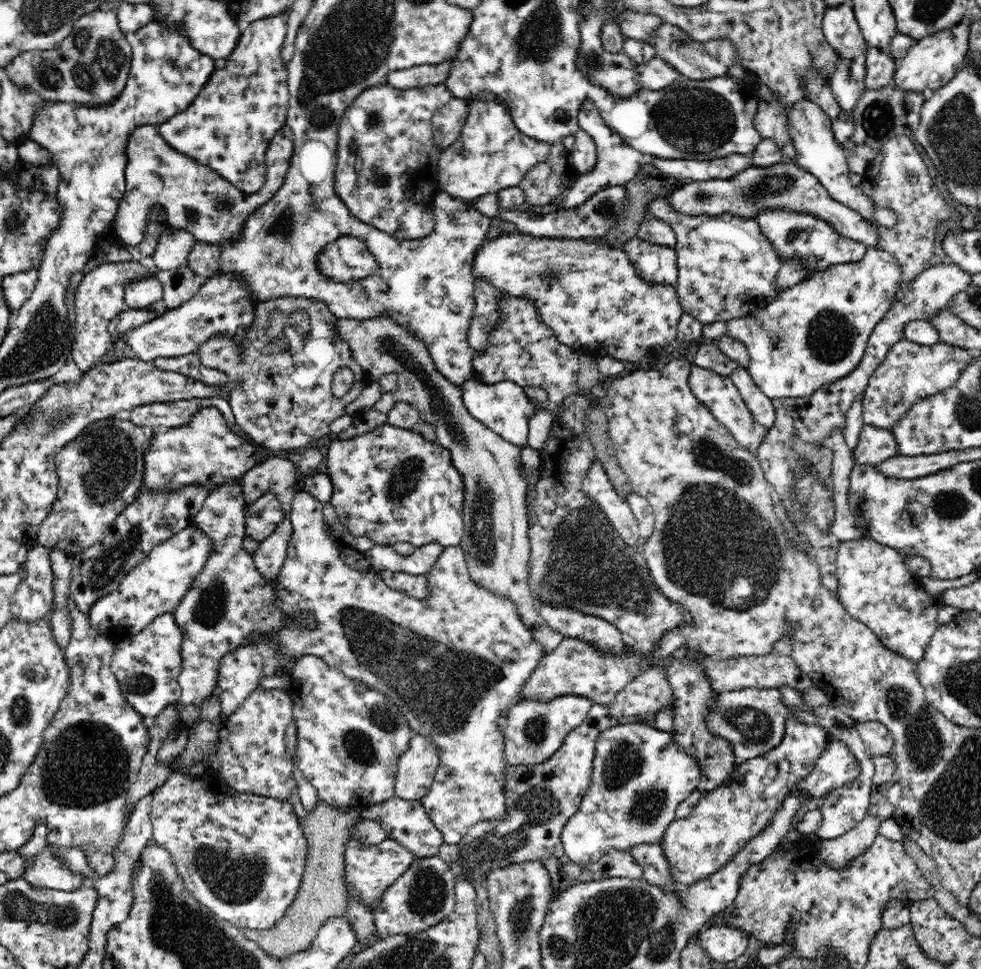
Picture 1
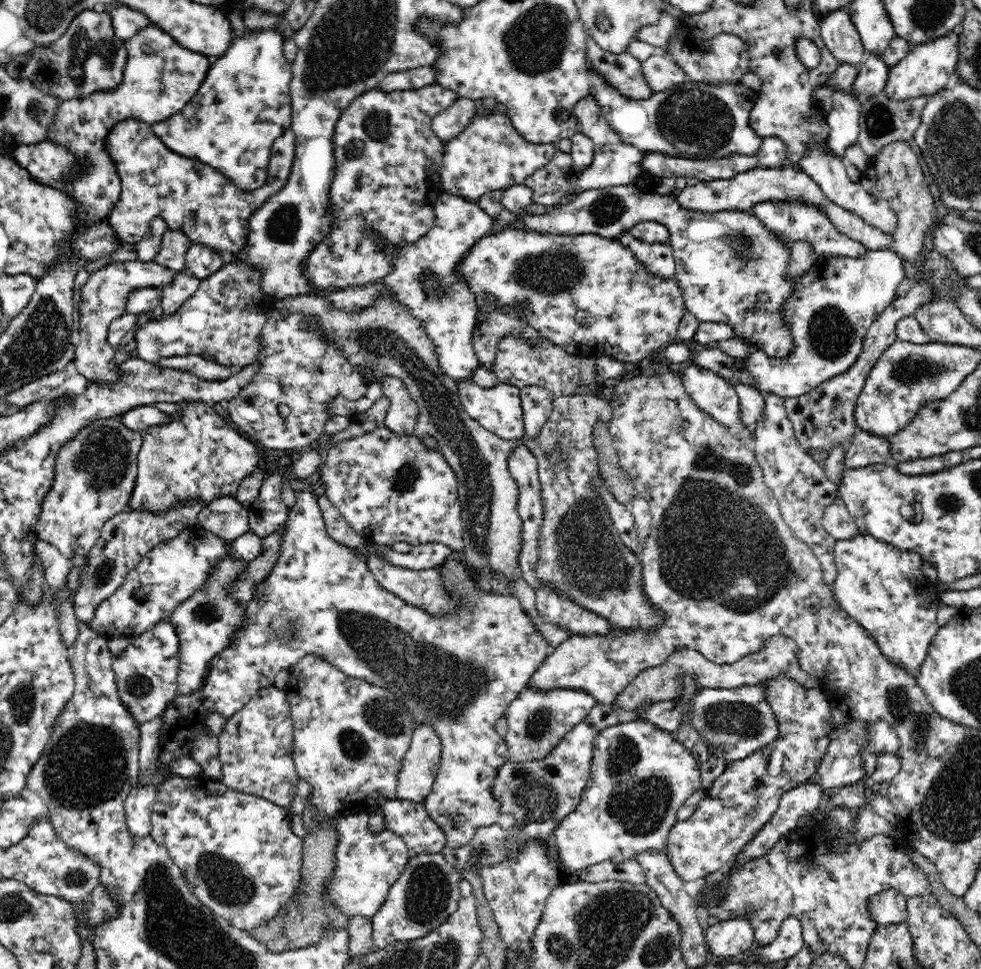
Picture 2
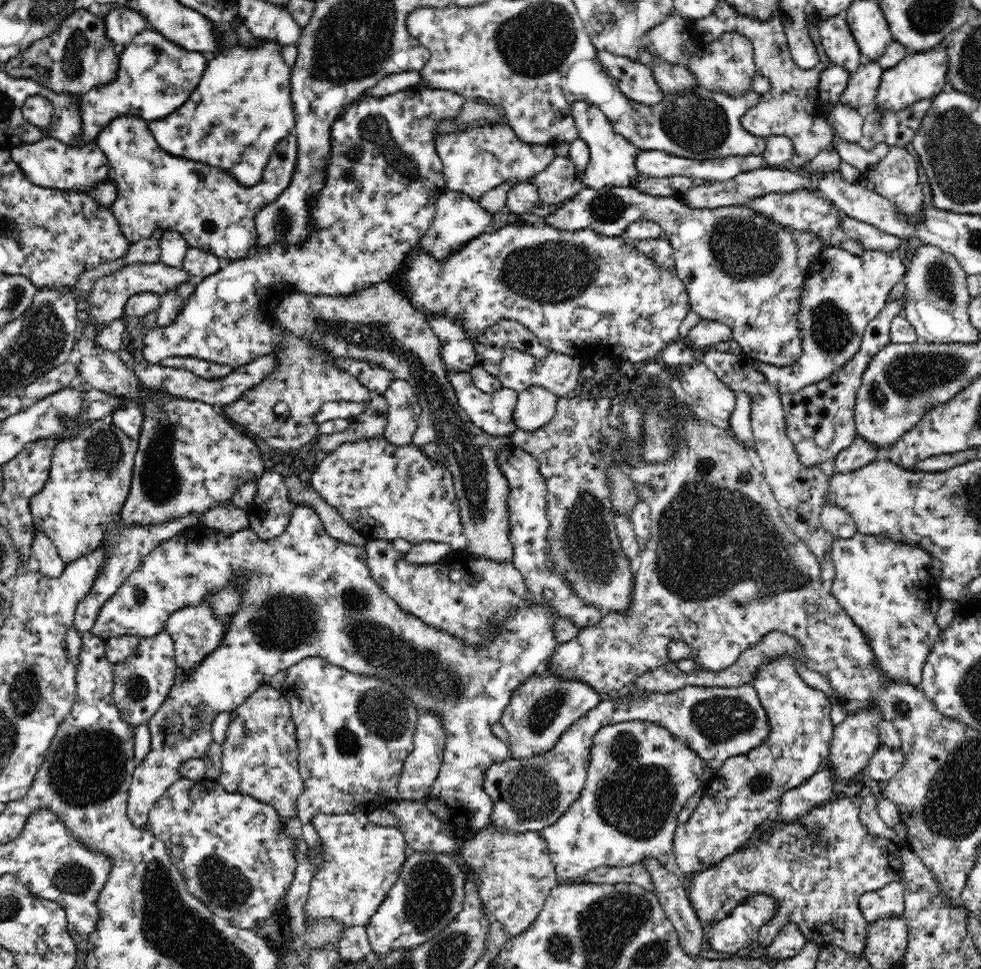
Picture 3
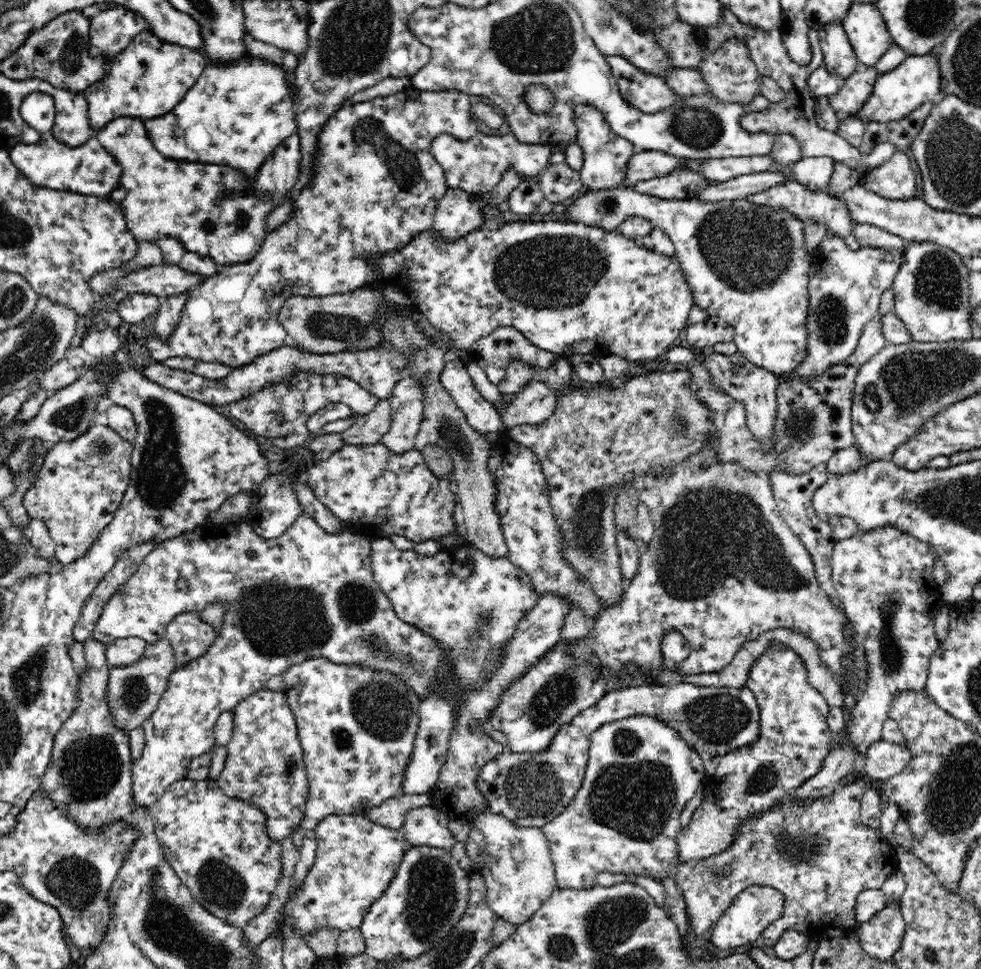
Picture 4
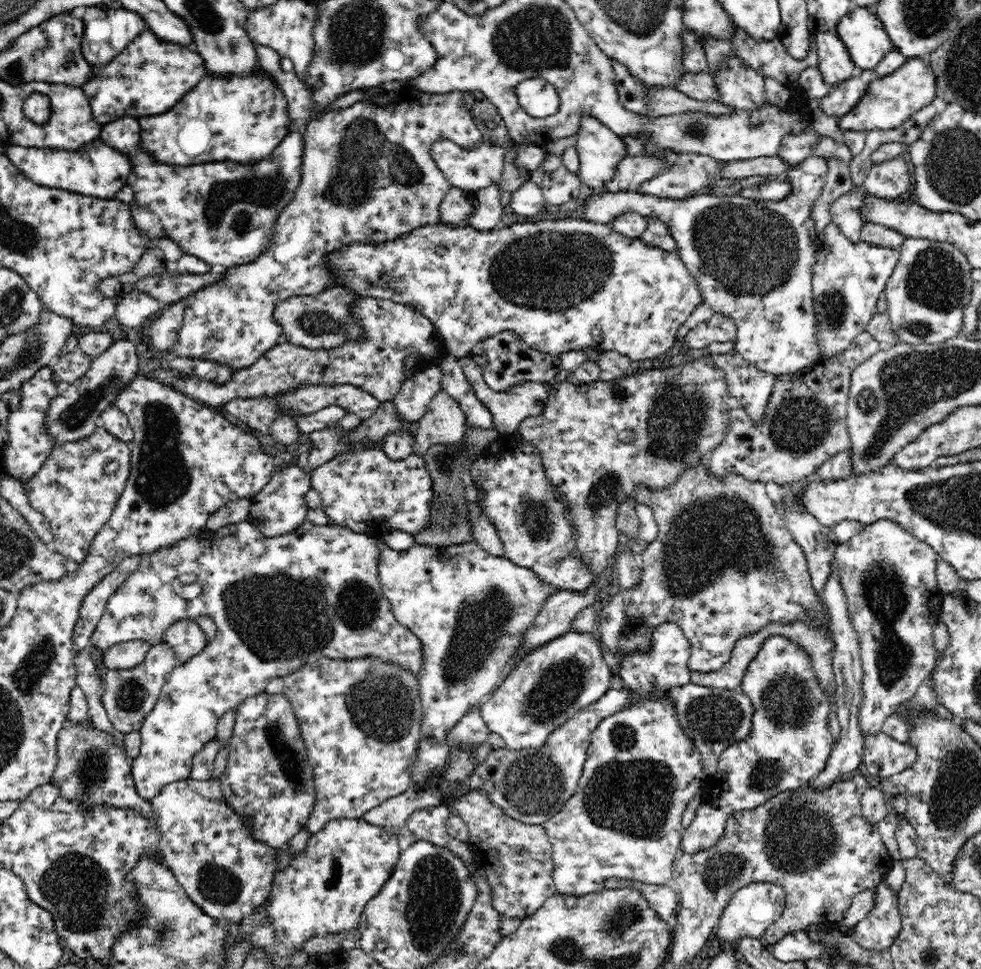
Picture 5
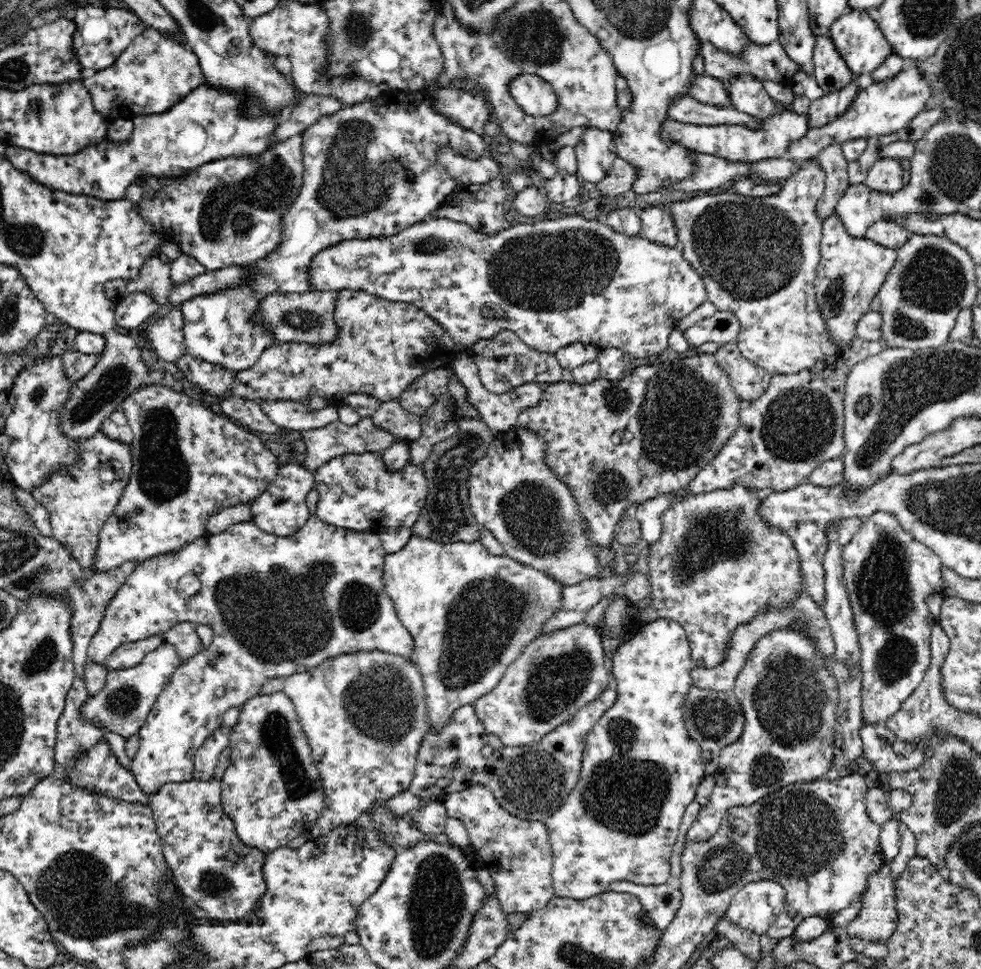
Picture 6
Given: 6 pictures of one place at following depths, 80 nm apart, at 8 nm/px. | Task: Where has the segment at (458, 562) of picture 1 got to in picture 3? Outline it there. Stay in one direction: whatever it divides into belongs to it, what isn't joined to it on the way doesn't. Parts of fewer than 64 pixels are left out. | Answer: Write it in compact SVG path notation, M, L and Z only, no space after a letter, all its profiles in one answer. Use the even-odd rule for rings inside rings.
M297 505L292 514L292 519L286 530L280 536L270 540L264 540L257 536L257 534L250 528L238 530L238 532L232 534L226 534L217 532L215 529L210 529L208 526L202 524L192 525L189 528L183 530L182 533L178 533L175 537L168 538L161 542L150 554L147 554L140 563L138 570L132 571L129 577L122 583L122 586L113 594L105 603L101 606L98 618L94 623L91 633L98 638L107 641L109 638L125 637L138 635L140 638L152 638L155 637L160 631L165 630L167 620L181 607L196 606L199 603L207 602L210 597L218 591L224 589L231 589L234 587L238 593L240 593L240 604L238 604L238 610L233 612L229 617L226 633L224 634L223 641L220 646L207 657L204 658L198 666L194 668L194 672L190 676L185 676L184 672L179 671L178 676L175 677L175 684L171 688L171 692L167 696L167 700L160 705L160 708L152 715L152 718L148 720L147 726L151 735L151 748L150 753L142 760L142 763L136 764L135 772L132 775L132 783L128 792L127 798L127 815L128 818L136 826L147 826L148 814L152 810L157 799L166 793L166 790L177 779L182 778L180 768L184 766L189 759L194 757L202 758L207 754L208 748L213 744L213 736L211 734L212 724L217 714L221 712L232 712L232 710L238 708L242 702L251 696L253 692L256 692L260 687L270 684L271 679L278 673L285 673L290 666L294 666L297 662L300 662L303 658L308 657L320 657L325 658L330 664L341 667L354 674L367 674L369 677L384 678L386 681L390 681L394 686L397 686L406 697L419 709L419 712L434 712L442 719L442 728L445 730L445 748L444 748L444 762L440 767L438 776L434 785L431 787L431 794L424 800L428 810L434 813L441 821L444 821L449 826L450 831L454 834L454 840L460 847L466 844L468 838L472 838L480 830L484 829L484 826L491 822L492 806L495 802L492 802L490 796L486 795L483 790L483 783L487 774L487 769L496 763L507 760L510 756L508 747L504 742L498 740L494 734L492 734L491 724L496 723L502 717L502 712L510 697L520 685L528 680L532 674L541 670L541 667L548 664L549 659L555 653L555 648L559 645L556 640L555 632L553 628L560 618L553 616L549 608L545 605L534 604L529 605L526 608L518 609L509 614L509 617L505 620L505 623L501 626L499 633L495 636L493 641L490 641L485 647L468 647L464 645L462 641L452 637L452 635L442 632L436 627L426 626L415 615L409 615L407 611L404 611L399 603L395 599L390 598L384 592L384 589L373 579L371 570L367 565L366 550L363 546L356 546L349 542L342 542L341 540L333 539L328 536L328 533L324 530L324 525L319 520L314 510L304 507L304 505ZM242 577L244 582L239 584L237 580Z

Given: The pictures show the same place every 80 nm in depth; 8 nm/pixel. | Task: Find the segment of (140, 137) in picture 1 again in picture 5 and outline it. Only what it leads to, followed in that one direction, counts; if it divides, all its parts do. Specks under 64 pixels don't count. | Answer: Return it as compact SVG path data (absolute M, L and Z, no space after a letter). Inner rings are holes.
M122 117L111 123L103 125L101 130L101 140L108 146L119 150L122 154L127 154L132 161L132 170L129 174L127 185L134 191L134 200L129 203L131 210L133 211L133 219L138 227L138 230L144 236L150 239L169 239L178 244L184 254L196 256L199 260L206 262L213 269L228 270L230 267L236 267L238 265L246 265L249 262L257 260L266 250L268 250L270 244L273 242L273 230L275 222L284 210L285 206L294 198L296 189L301 183L302 165L303 165L303 135L302 132L296 130L289 132L286 137L280 141L280 144L276 146L274 150L255 165L241 165L236 161L222 161L222 162L210 162L194 166L168 166L158 163L156 159L150 157L148 153L142 153L138 149L140 144L140 125L135 117Z

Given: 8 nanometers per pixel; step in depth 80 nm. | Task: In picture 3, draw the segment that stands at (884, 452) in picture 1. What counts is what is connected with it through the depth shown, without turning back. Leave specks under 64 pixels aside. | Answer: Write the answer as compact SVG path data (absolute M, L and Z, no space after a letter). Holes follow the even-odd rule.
M857 436L848 448L836 454L834 468L837 473L848 473L862 468L880 457L881 453L876 447Z

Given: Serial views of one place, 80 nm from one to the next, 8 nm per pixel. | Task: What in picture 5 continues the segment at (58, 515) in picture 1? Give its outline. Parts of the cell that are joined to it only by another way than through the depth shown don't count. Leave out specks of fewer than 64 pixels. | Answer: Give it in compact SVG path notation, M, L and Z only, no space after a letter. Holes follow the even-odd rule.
M96 427L96 430L93 430L93 433L87 437L59 444L45 459L44 466L41 466L38 474L24 484L29 505L39 510L49 521L53 534L53 546L63 566L73 566L85 561L94 537L110 520L116 503L119 501L120 493L126 488L130 472L131 448L129 444L116 438L116 435L110 434L104 427ZM112 462L118 462L118 470L106 472L104 468Z

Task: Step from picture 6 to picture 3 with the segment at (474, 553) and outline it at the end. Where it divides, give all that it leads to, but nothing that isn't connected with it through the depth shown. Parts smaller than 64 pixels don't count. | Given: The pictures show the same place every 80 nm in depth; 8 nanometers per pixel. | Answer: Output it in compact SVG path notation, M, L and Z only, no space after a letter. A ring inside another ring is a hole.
M371 540L364 545L367 565L373 579L390 598L409 615L415 615L426 626L446 632L462 641L468 647L485 647L495 639L510 613L528 607L525 596L529 589L521 572L512 562L490 561L488 558L471 556L467 549L450 550L442 560L434 564L414 564L405 559L405 553L398 552L391 541ZM420 712L417 719L413 740L413 750L405 759L402 767L398 791L399 797L405 801L421 801L431 794L431 787L436 781L440 767L444 762L445 730L442 728L442 719L434 712Z

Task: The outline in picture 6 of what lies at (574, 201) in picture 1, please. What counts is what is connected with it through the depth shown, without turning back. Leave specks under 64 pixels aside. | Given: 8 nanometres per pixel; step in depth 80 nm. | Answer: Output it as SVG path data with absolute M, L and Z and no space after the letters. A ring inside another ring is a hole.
M585 127L581 141L574 146L577 171L588 186L596 186L612 168L612 162L616 160L615 137L611 131Z

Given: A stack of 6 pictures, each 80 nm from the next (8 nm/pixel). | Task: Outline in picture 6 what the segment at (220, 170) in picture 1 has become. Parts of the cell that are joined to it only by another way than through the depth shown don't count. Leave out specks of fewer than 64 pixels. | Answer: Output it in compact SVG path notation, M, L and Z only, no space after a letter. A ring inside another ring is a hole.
M206 83L191 90L170 110L160 114L136 114L130 118L132 132L124 142L103 140L71 155L47 155L14 145L5 148L5 157L18 169L28 173L30 178L52 190L66 191L68 194L99 198L103 201L117 201L125 198L127 188L140 177L179 177L196 167L234 156L252 158L272 148L272 134L276 127L275 114L264 113L259 117L246 117L242 110L242 97L228 90L214 89Z

